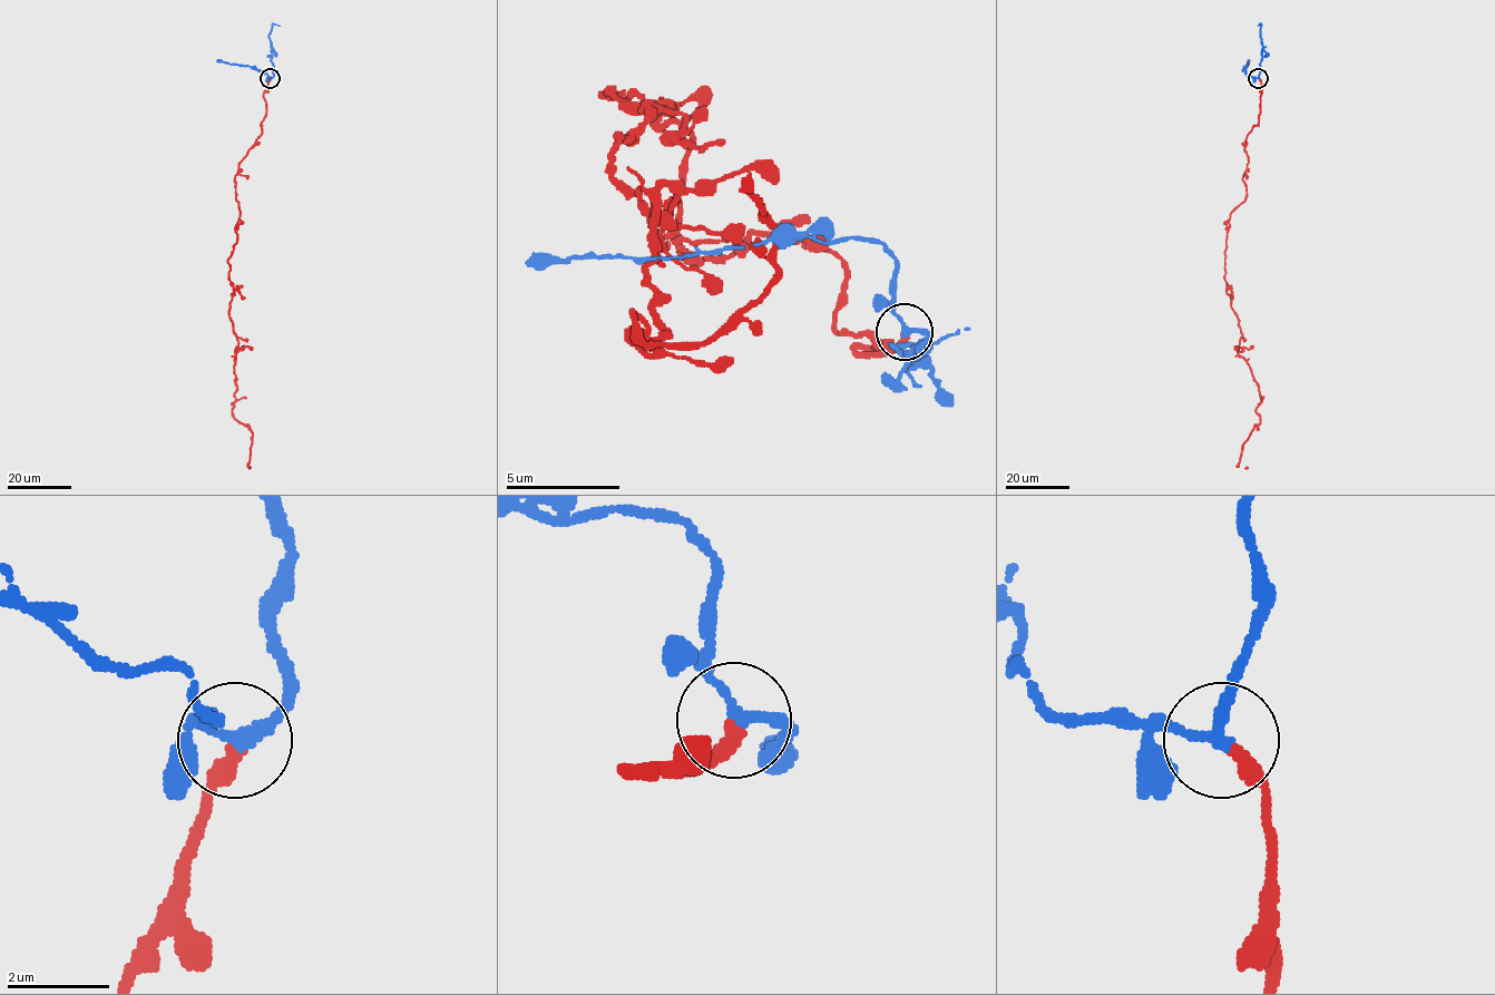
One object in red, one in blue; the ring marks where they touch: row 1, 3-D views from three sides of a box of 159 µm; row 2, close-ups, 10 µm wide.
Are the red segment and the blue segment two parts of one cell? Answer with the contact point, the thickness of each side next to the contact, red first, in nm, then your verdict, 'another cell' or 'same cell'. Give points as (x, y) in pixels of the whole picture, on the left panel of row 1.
place (270, 78); calibres 300 and 220 nm; same cell

